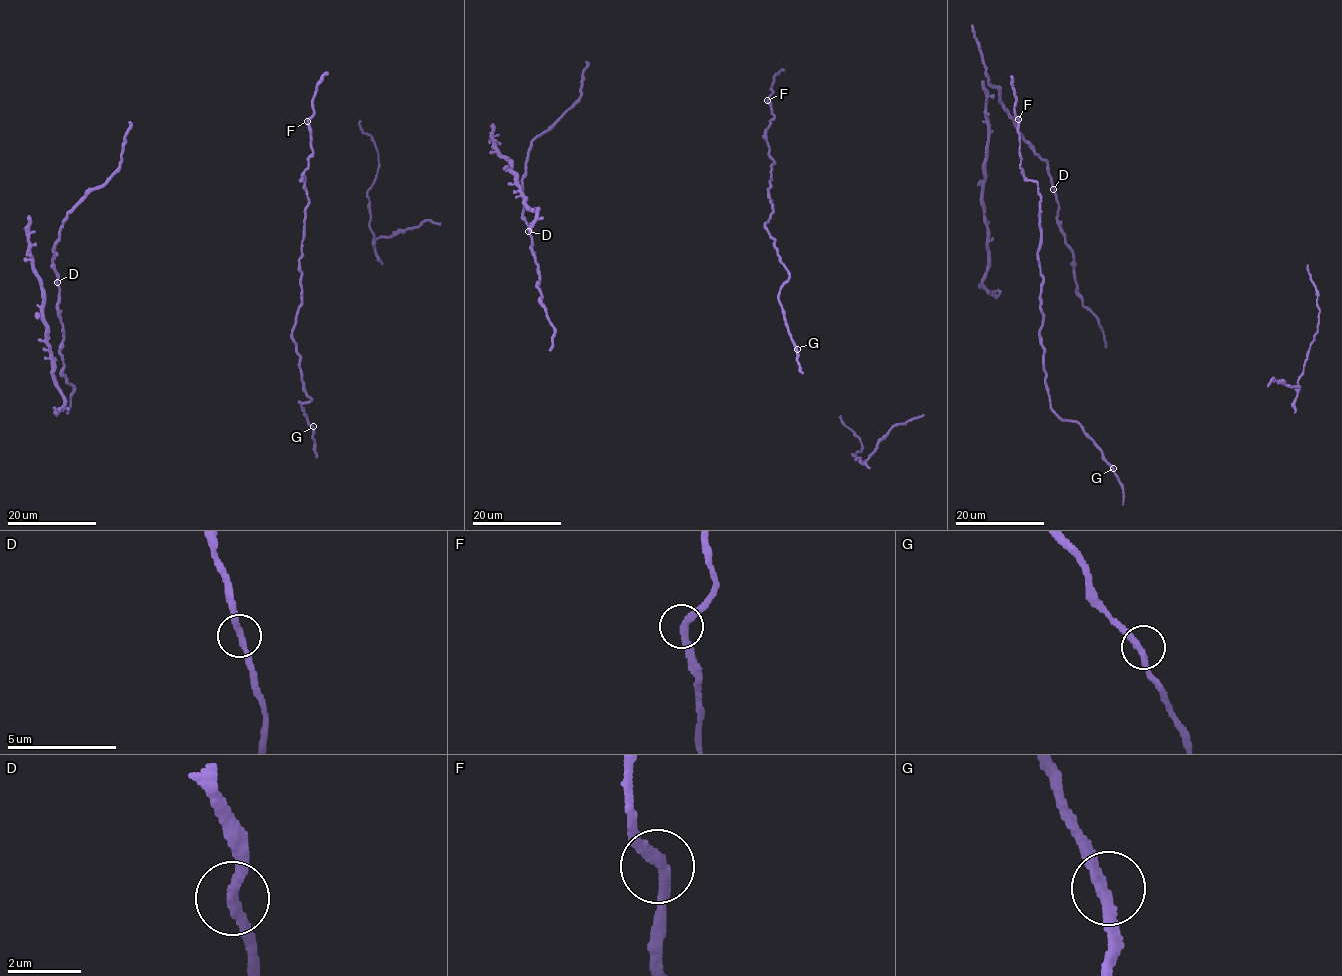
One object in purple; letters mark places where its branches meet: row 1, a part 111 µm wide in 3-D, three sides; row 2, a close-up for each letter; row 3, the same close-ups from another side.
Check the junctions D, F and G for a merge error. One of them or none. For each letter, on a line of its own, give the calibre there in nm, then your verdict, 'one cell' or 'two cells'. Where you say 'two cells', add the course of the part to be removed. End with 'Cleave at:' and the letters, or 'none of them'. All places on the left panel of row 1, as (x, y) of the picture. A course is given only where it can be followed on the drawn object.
D: 240 nm thick; one cell
F: 280 nm thick; one cell
G: 280 nm thick; one cell
Cleave at: none of them

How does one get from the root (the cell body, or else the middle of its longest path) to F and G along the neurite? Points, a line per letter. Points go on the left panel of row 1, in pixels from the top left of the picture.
F: (305, 186), (302, 174), (312, 153), (307, 121)
G: (305, 186), (301, 305), (293, 340), (303, 391), (311, 399), (299, 403), (313, 426)

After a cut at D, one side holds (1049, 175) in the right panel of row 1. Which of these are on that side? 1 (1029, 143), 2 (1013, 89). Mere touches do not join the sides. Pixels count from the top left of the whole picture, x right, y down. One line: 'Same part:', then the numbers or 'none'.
Same part: 1

